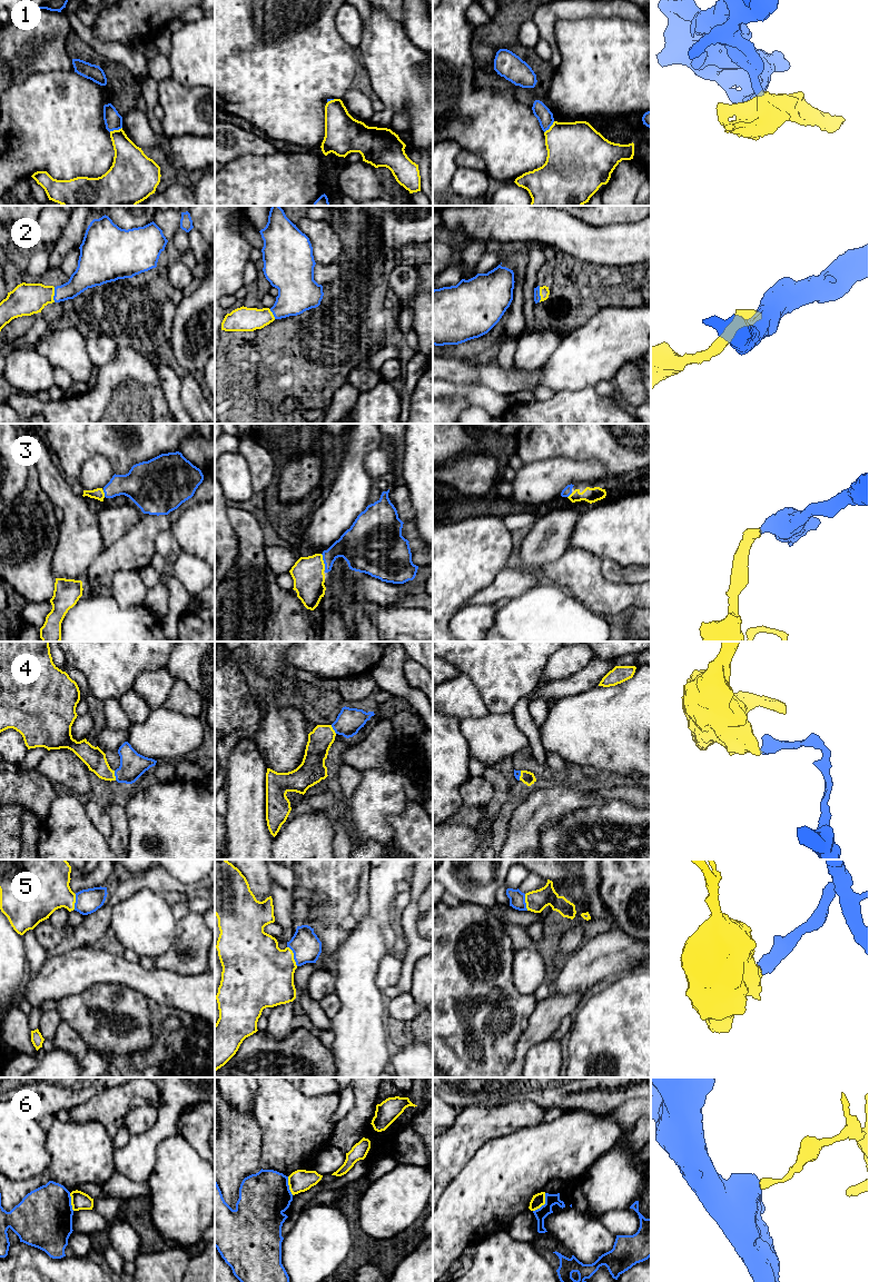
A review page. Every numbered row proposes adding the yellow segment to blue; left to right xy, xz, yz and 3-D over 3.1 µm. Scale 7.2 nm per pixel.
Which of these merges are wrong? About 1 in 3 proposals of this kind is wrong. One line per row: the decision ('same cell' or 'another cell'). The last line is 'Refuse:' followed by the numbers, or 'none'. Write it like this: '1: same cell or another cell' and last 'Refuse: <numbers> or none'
1: another cell
2: same cell
3: same cell
4: same cell
5: same cell
6: another cell
Refuse: 1, 6

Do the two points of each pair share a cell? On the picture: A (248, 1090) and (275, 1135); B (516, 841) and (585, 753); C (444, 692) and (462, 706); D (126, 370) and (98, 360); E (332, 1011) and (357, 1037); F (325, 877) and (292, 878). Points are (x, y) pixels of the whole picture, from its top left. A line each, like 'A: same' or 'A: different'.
A: different
B: different
C: same
D: different
E: different
F: different

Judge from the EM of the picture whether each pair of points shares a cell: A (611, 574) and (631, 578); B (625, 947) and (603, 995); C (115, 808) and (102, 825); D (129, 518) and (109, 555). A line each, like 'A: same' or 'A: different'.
A: same
B: different
C: different
D: different

